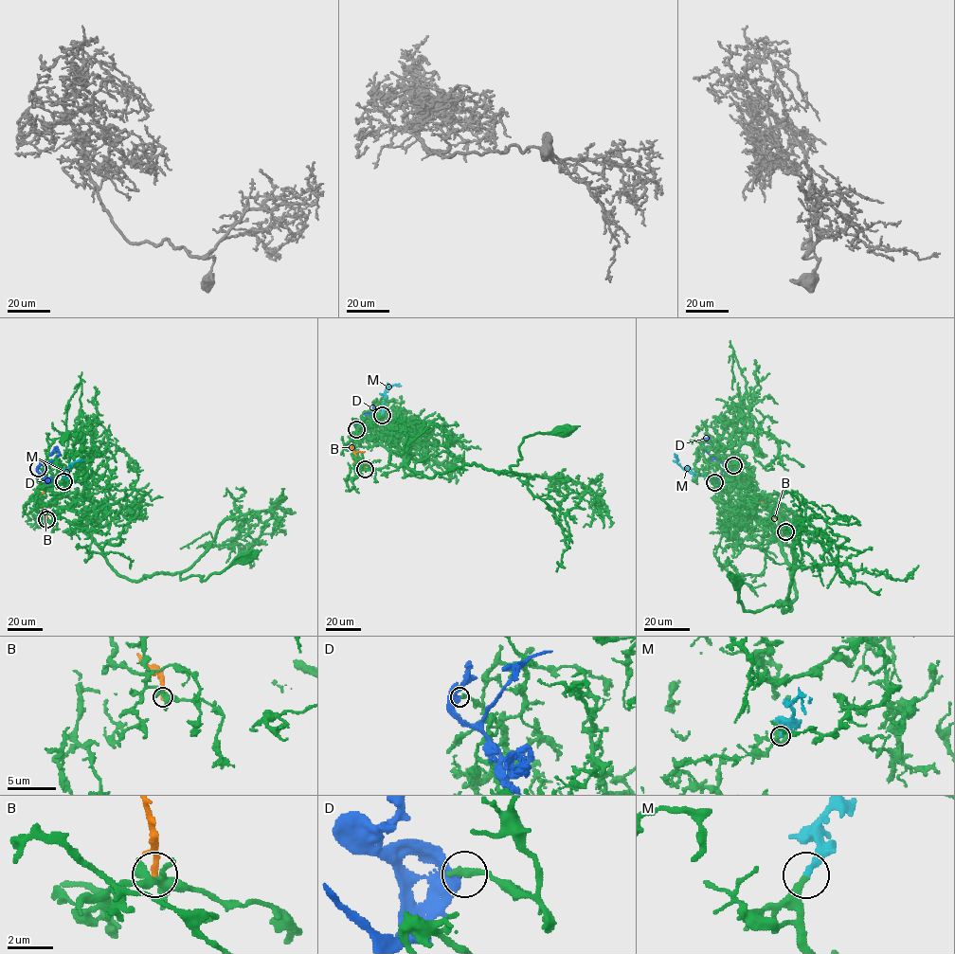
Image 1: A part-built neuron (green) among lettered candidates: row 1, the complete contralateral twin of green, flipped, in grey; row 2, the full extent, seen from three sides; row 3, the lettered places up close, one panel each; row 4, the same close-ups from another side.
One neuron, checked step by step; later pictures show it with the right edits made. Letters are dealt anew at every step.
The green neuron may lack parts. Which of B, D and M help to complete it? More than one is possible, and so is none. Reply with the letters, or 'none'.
M

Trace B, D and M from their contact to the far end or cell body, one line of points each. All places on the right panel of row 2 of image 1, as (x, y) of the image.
B: (785, 531), (764, 503), (762, 494)
D: (733, 465), (728, 472), (723, 471), (702, 443), (710, 440), (712, 447)
M: (714, 482), (681, 467), (676, 462), (676, 455)

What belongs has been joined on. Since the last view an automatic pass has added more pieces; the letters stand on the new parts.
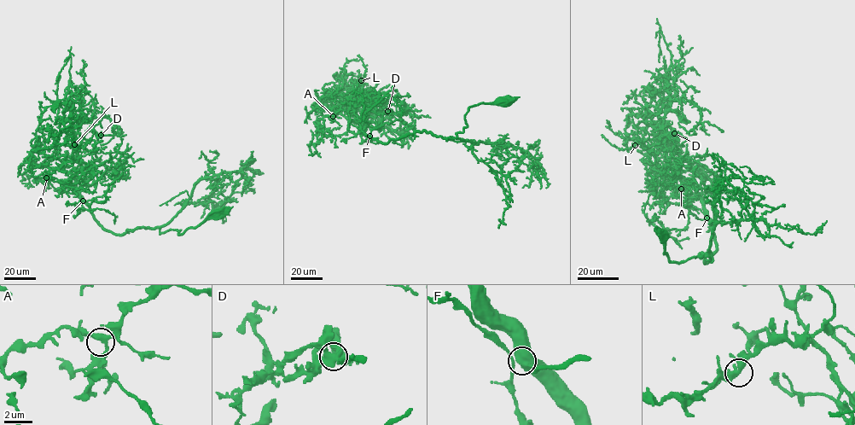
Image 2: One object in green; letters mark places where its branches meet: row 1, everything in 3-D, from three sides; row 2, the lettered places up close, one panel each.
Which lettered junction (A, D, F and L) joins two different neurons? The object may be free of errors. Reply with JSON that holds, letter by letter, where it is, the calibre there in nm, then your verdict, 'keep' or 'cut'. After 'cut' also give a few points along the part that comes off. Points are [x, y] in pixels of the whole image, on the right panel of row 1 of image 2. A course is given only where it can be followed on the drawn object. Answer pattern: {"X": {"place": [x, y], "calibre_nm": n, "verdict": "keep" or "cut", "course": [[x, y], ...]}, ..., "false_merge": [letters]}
{"A": {"place": [681, 189], "calibre_nm": 320, "verdict": "keep"}, "D": {"place": [674, 133], "calibre_nm": 550, "verdict": "cut", "course": [[674, 132], [686, 138], [682, 144], [684, 145]]}, "F": {"place": [706, 218], "calibre_nm": 500, "verdict": "keep"}, "L": {"place": [635, 145], "calibre_nm": 400, "verdict": "keep"}, "false_merge": ["D"]}

